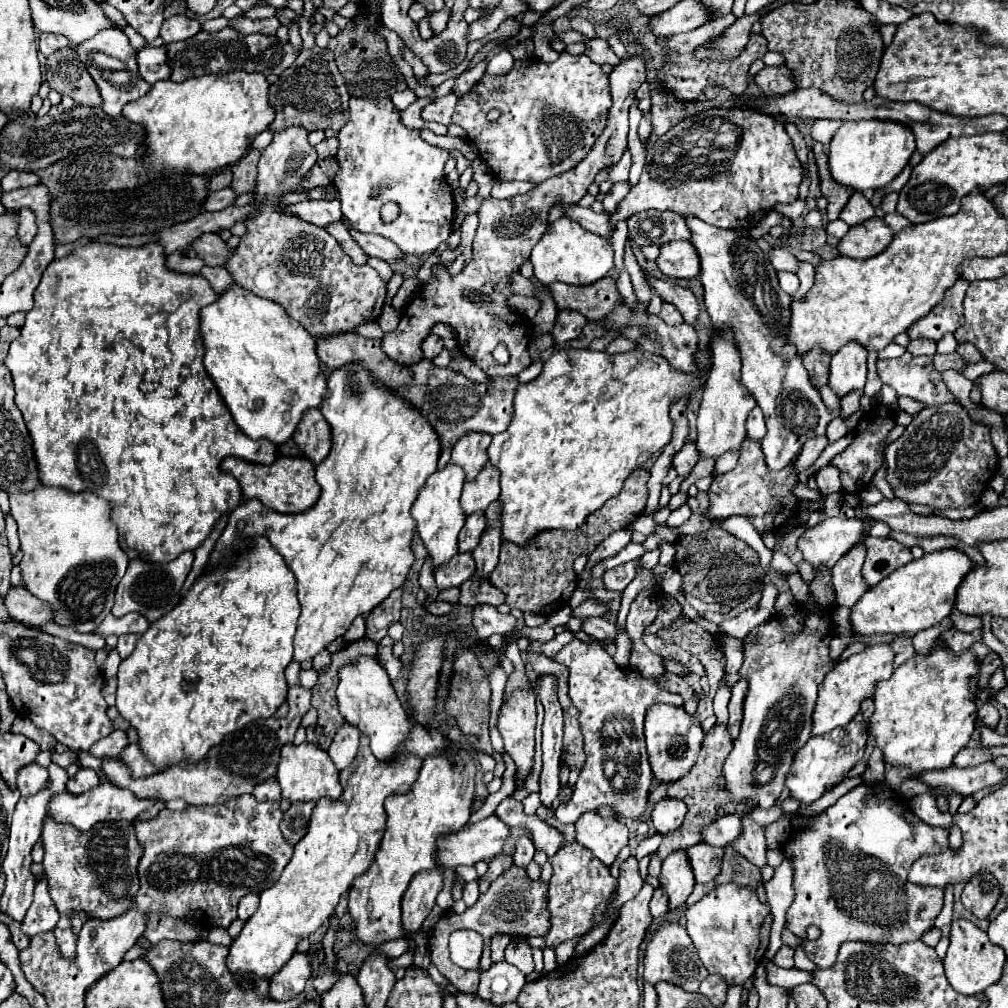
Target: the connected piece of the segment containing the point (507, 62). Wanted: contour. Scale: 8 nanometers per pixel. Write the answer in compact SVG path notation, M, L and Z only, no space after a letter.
M500 52L496 54L490 62L488 62L488 76L494 76L494 74L506 74L508 70L512 70L514 66L514 58L510 52Z

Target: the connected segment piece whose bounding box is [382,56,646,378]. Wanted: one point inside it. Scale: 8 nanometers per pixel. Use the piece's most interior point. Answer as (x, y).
(474, 303)

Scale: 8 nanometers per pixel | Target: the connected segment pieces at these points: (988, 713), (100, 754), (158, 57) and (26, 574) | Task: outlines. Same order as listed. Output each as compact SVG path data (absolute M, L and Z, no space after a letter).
M988 700L988 702L984 702L982 706L980 706L980 710L978 710L978 718L988 726L988 728L994 728L996 724L998 724L998 718L1000 718L1000 714L998 714L998 710L996 710L996 706Z
M112 732L110 736L94 742L92 748L88 750L88 754L96 756L96 758L108 758L108 756L116 758L126 744L128 744L128 740L126 740L124 732Z
M142 48L138 52L138 70L142 80L146 80L148 84L170 78L170 68L166 64L166 48Z
M38 486L34 488L34 492L20 492L20 494L12 494L10 496L10 508L12 508L12 516L14 520L18 522L18 536L20 536L20 550L22 550L22 560L20 560L20 570L22 570L22 580L24 580L24 586L28 592L32 592L36 598L48 602L52 608L54 608L54 622L58 626L70 626L74 628L76 632L94 632L100 622L104 620L104 616L110 612L110 608L114 606L114 592L116 592L116 586L118 582L122 580L124 572L126 572L126 566L128 566L128 558L126 554L120 550L118 546L118 530L116 530L116 524L110 520L110 506L106 500L90 494L90 492L68 492L64 488L50 488L50 486Z

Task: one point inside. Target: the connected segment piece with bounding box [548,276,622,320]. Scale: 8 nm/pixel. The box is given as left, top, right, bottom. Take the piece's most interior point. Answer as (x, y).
(596, 301)

